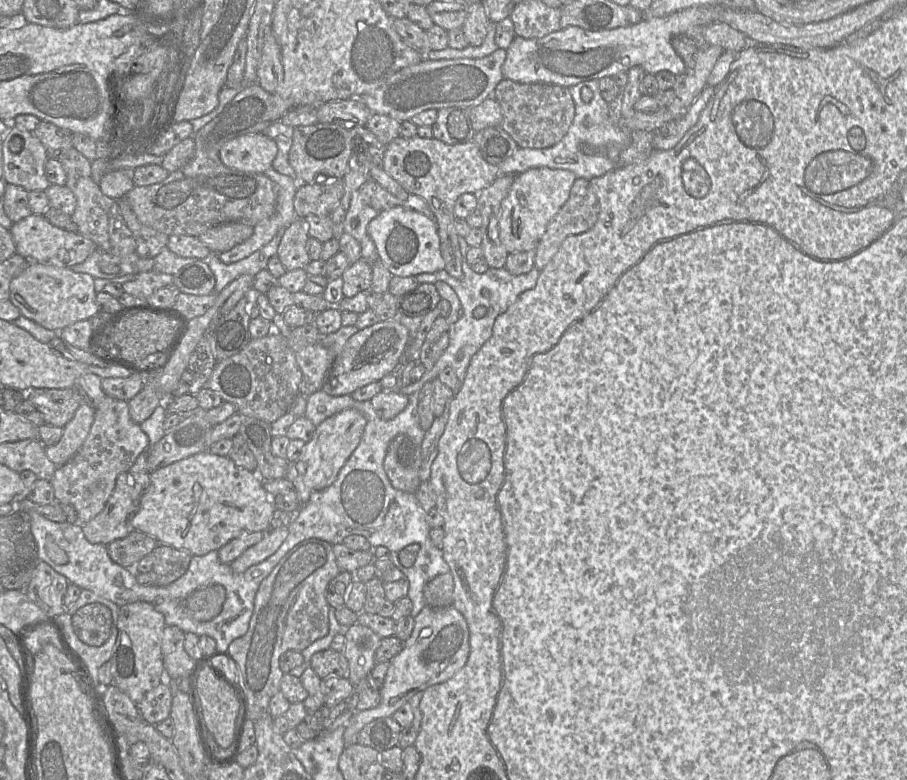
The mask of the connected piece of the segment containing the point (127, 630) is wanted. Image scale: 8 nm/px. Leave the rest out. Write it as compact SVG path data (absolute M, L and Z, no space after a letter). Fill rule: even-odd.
M134 602L119 608L118 636L110 658L113 681L134 703L147 692L166 681L162 656L162 635L166 627L164 616L147 602Z

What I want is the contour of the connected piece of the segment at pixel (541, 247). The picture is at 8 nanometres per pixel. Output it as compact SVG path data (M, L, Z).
M576 178L569 198L535 246L534 268L542 270L559 250L562 242L570 235L581 234L591 229L599 214L599 202L589 180Z

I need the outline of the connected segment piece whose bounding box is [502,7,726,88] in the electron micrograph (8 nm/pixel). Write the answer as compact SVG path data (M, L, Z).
M690 7L659 18L643 18L630 26L589 31L568 26L539 38L526 39L515 35L506 49L502 65L504 78L519 83L548 83L570 87L588 80L614 76L634 66L655 75L669 71L680 77L686 72L683 60L671 45L671 39L694 25L706 26L717 20L717 11L726 7Z

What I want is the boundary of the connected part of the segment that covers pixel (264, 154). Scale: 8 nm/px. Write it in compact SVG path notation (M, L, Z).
M259 132L237 136L219 151L223 164L242 172L264 173L277 155L276 142Z

